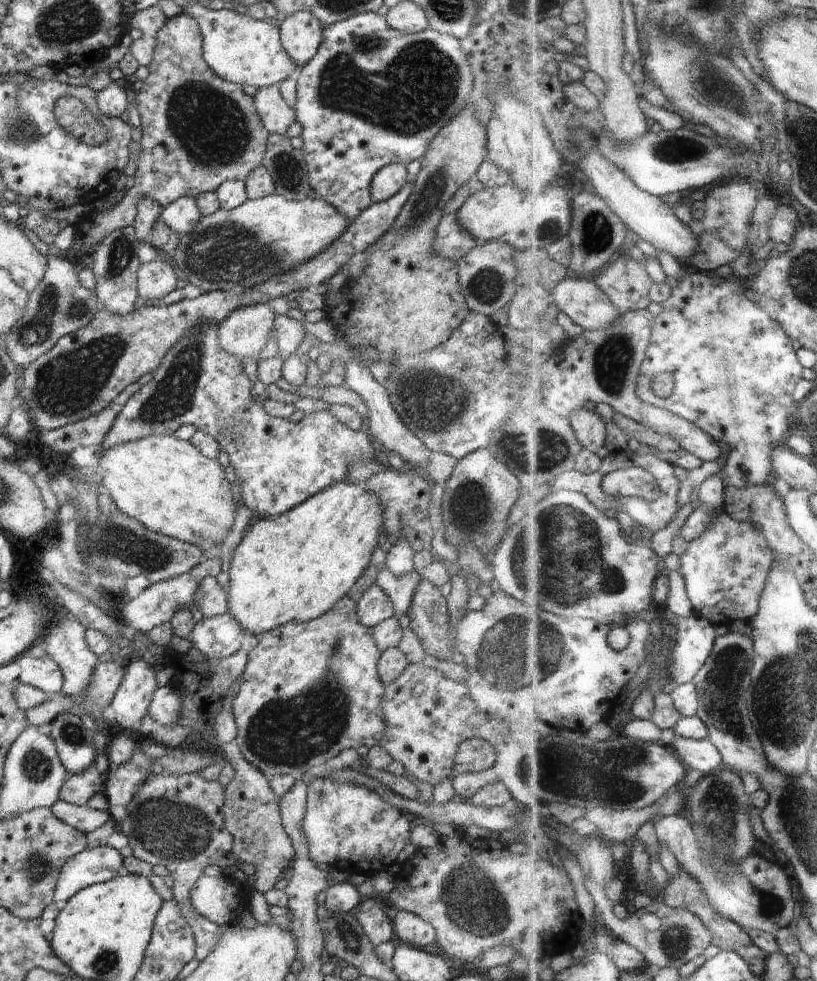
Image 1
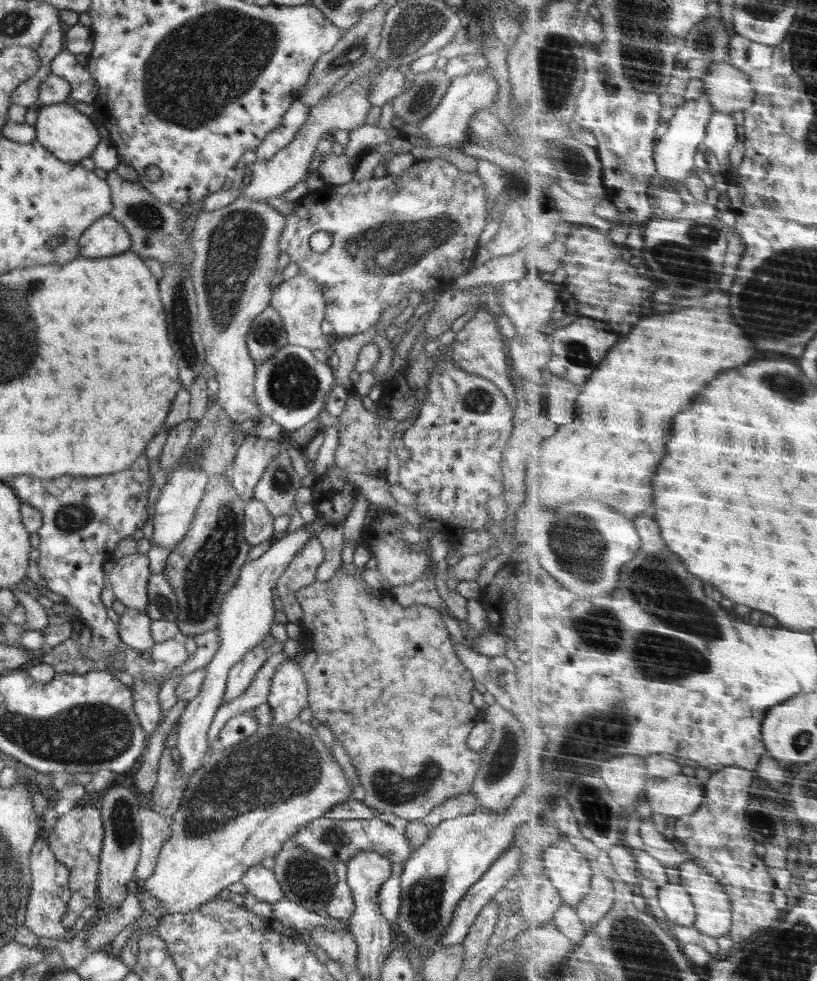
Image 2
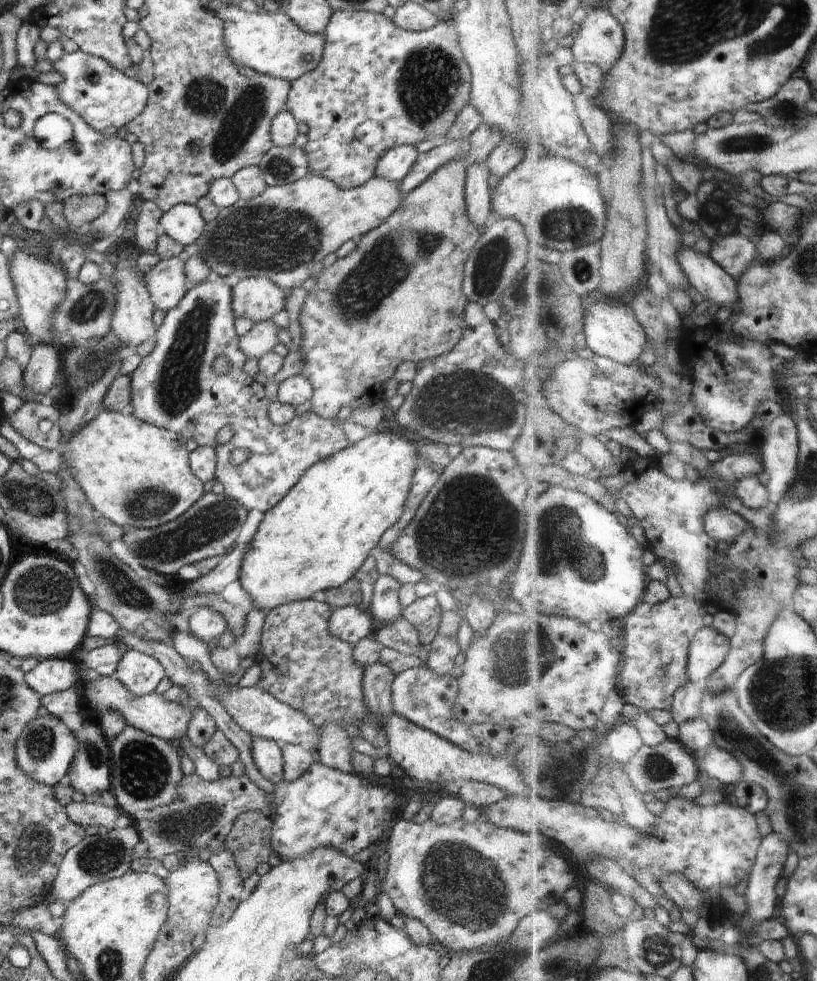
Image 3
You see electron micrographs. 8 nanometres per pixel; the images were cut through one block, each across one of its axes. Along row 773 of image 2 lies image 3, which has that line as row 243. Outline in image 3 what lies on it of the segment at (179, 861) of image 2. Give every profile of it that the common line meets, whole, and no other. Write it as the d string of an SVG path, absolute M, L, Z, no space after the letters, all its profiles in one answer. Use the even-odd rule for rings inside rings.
M307 174L296 182L284 186L267 186L262 195L246 200L238 199L234 206L220 209L220 214L212 222L206 223L202 236L184 250L194 256L200 254L212 275L226 278L236 275L245 278L266 278L282 290L302 288L302 284L314 276L322 260L336 252L342 244L378 228L402 204L405 194L398 190L397 182L372 177L362 186L346 189L338 188L334 182L321 176Z

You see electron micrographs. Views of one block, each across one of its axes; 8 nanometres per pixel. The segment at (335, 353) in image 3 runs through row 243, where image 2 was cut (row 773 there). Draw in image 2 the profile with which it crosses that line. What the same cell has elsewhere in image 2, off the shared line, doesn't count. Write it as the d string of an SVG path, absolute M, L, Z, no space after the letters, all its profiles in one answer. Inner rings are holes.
M342 568L338 569L338 572L327 582L316 580L313 584L300 588L295 598L303 611L301 627L312 635L312 644L310 644L312 648L299 663L304 679L308 683L307 706L312 712L312 717L332 730L332 736L341 741L346 753L350 756L365 790L364 803L379 813L389 813L398 818L415 821L424 818L432 808L447 801L448 798L470 791L474 776L480 768L482 755L481 752L471 749L467 740L474 726L484 720L483 705L478 701L474 690L476 680L458 659L439 611L424 604L414 604L404 608L386 589L370 588L362 580L359 571L352 575Z

